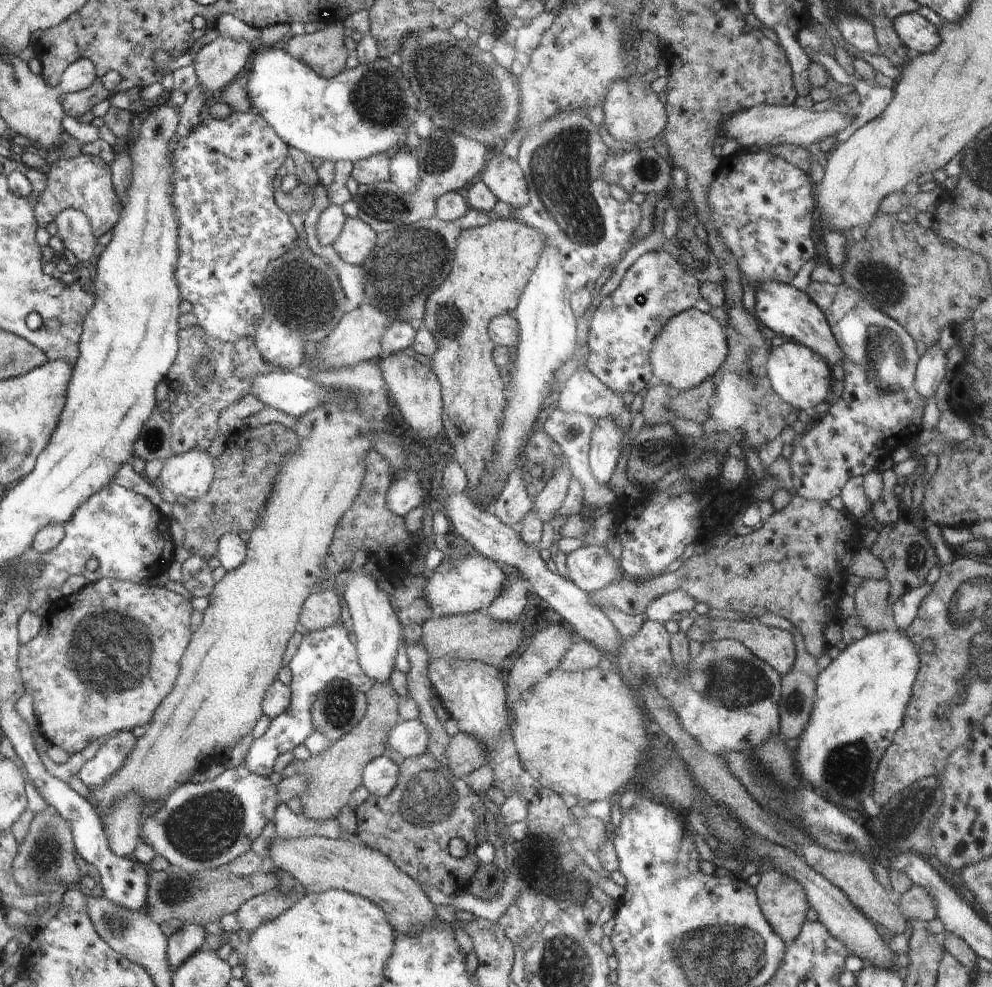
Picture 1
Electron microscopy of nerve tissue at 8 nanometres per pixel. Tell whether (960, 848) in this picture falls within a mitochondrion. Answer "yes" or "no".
no

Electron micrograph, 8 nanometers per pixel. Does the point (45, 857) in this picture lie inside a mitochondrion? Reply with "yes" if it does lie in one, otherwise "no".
yes

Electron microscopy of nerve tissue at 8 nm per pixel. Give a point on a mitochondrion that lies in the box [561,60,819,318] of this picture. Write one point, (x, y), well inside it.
(692, 254)

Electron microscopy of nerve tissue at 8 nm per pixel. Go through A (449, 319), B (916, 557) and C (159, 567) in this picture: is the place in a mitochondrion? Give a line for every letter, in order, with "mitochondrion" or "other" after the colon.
A: mitochondrion
B: mitochondrion
C: other

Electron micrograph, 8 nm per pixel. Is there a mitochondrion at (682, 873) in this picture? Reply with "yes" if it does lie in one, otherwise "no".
no

